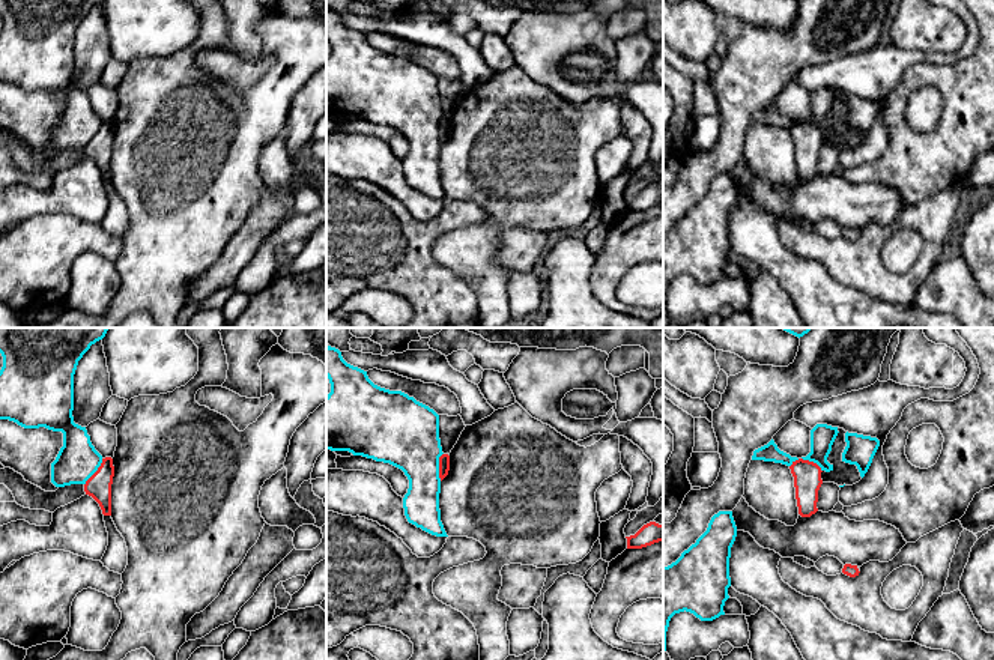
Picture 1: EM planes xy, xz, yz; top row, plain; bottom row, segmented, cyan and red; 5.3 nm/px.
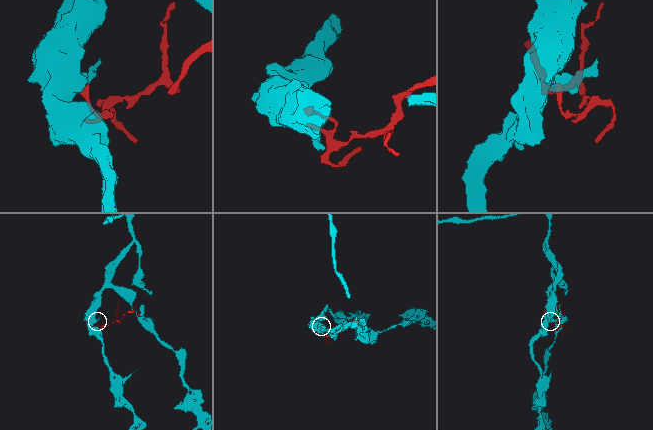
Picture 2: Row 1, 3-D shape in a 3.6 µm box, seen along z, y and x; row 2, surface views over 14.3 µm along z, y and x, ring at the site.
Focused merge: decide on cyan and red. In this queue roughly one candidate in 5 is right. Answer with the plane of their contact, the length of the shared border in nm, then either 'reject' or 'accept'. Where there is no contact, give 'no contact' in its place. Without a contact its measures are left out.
meets cyan in xz; contact 150 nm long; reject

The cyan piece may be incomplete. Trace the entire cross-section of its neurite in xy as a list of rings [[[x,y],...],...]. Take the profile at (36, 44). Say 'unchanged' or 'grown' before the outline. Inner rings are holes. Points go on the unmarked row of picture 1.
unchanged | [[[0,0],[0,83],[63,96],[63,110],[51,126],[56,150],[86,147],[102,126],[86,90],[72,80],[78,24],[102,2]]]

